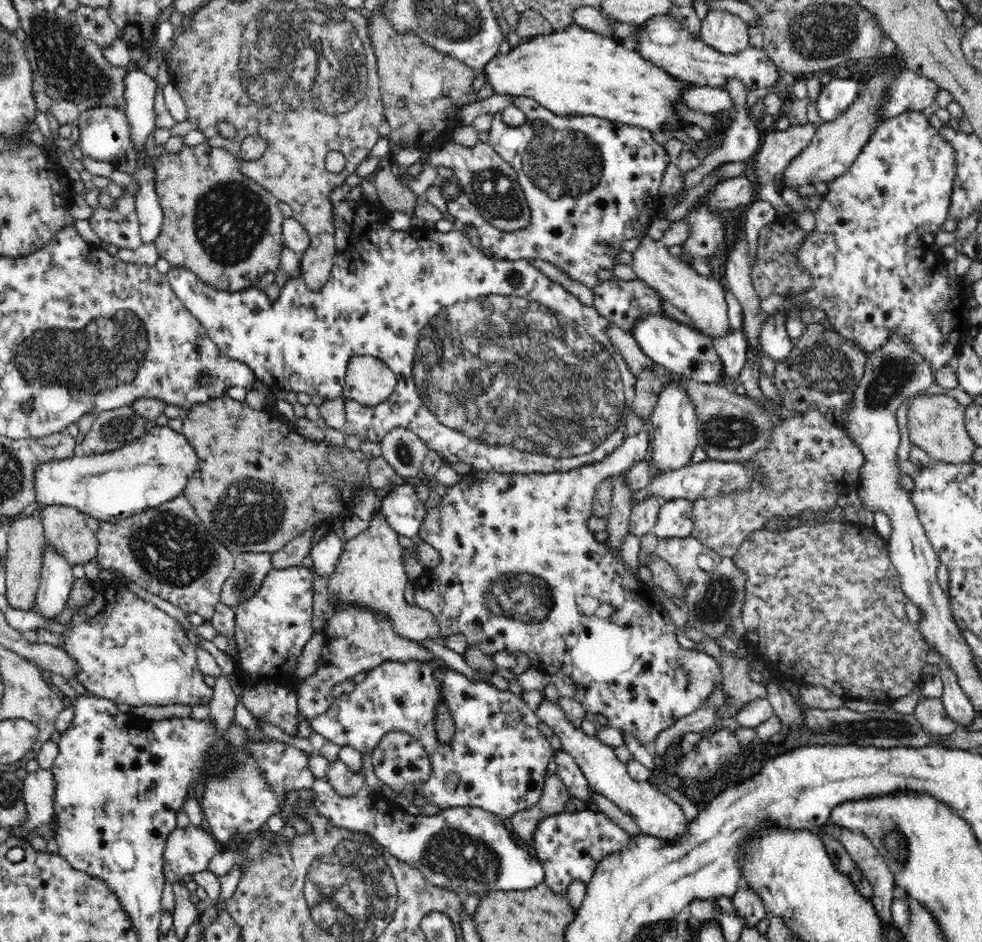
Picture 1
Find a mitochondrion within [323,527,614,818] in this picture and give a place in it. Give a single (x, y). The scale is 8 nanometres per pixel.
(520, 599)

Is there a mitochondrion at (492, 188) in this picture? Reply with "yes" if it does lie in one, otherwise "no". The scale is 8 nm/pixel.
yes

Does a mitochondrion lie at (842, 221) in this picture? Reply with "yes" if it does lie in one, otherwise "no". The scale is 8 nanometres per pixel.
no

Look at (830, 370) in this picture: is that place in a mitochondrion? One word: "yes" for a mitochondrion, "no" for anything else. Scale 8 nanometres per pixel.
yes

